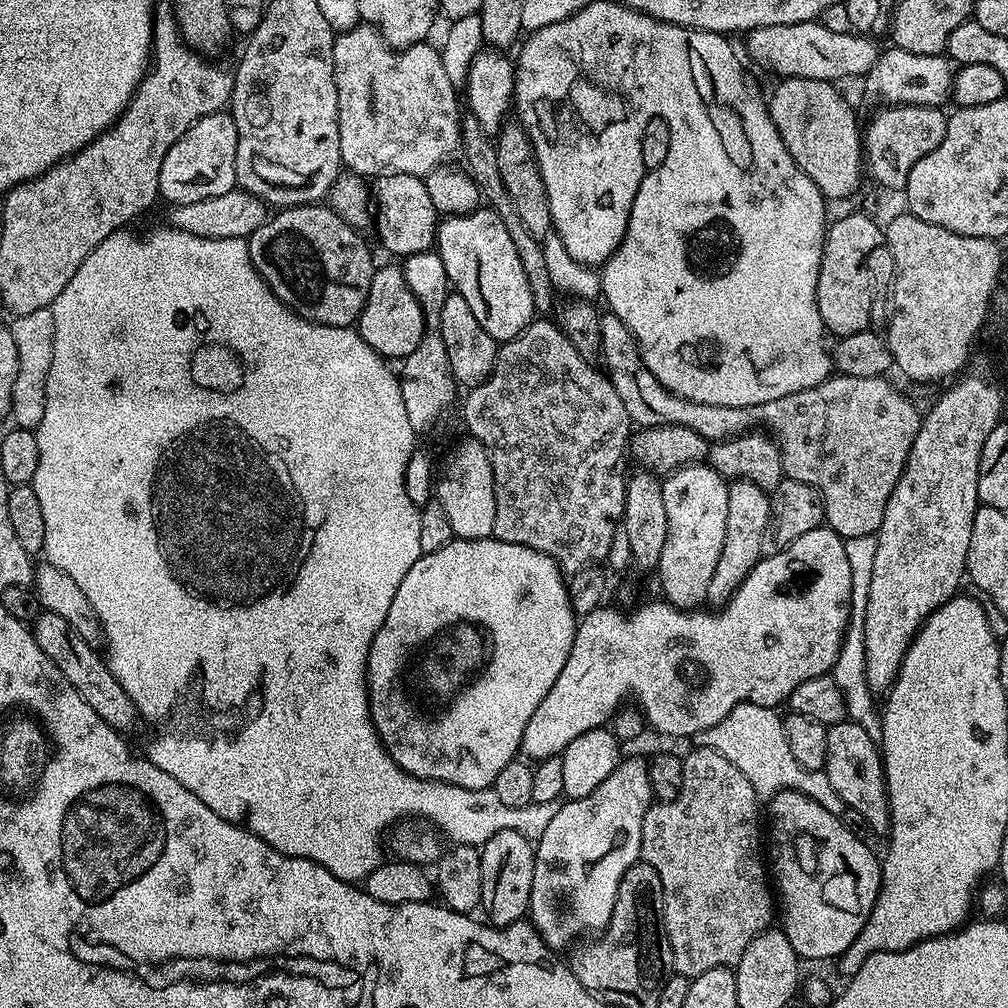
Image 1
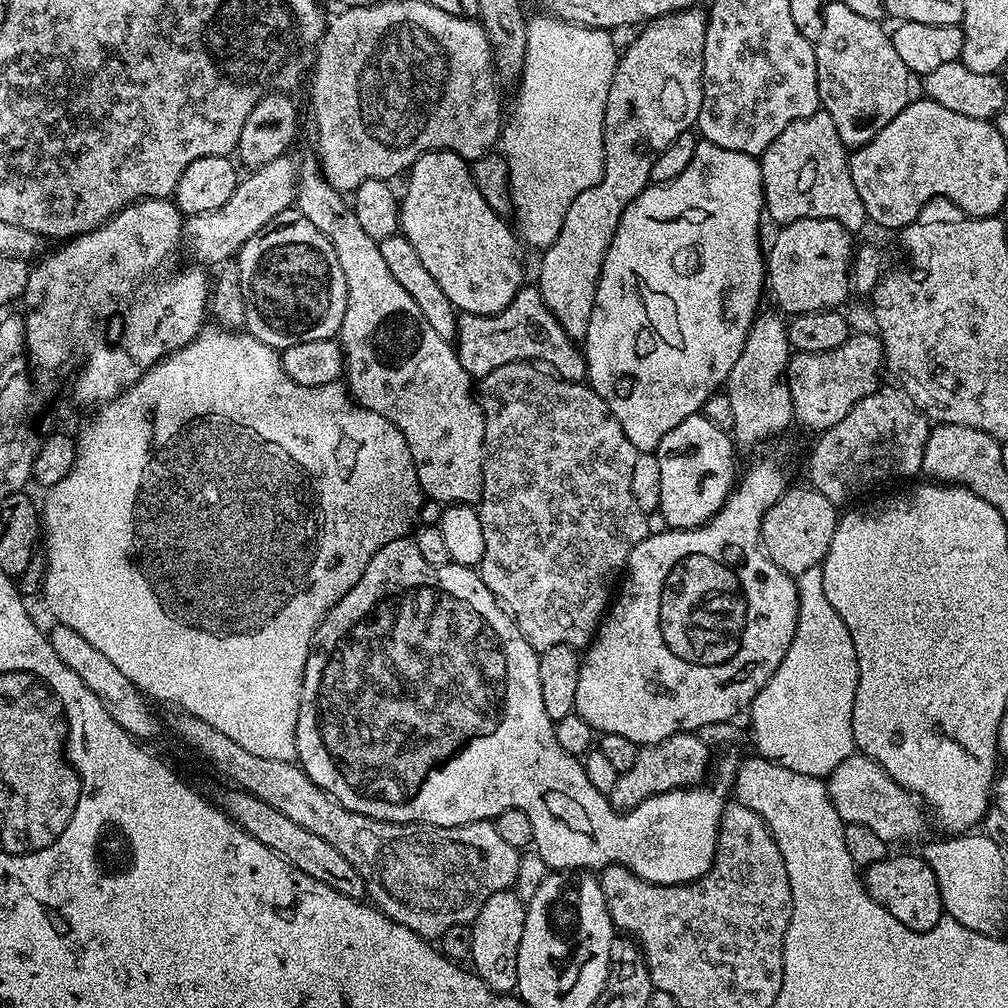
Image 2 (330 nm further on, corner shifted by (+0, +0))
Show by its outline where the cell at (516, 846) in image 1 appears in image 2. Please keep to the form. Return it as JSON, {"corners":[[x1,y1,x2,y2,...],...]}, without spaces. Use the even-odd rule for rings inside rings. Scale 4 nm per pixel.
{"corners":[[515,891,495,892,486,898,482,910,478,910,470,927,474,946,470,957,471,967,476,975,486,982,493,992,512,994,518,982,518,942,522,942,522,926,526,904]]}

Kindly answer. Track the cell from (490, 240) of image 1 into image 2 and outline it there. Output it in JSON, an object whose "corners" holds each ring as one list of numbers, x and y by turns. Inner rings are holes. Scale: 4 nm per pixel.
{"corners":[[427,152,412,163,412,167,406,173,406,179,408,179,408,185,405,186,404,192,402,188,402,199,400,200,400,232,408,239,410,246,414,246,418,258,422,258,422,266,426,266,426,270,430,270,434,282,438,282,438,286,442,286,442,294,446,294,446,298,450,298,452,305,460,312,489,316,506,310,506,306,510,306,510,302,514,302,514,298,526,284,526,280,524,280,524,256,520,253,522,244,514,231,513,225,505,217,496,214,478,192,478,186,475,185,475,180,472,177,469,161,453,152]]}

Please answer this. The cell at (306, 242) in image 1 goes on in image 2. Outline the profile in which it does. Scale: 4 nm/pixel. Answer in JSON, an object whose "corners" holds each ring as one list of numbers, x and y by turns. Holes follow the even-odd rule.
{"corners":[[294,206,282,210,282,214,278,214,270,222,266,222,266,226,262,226,262,230,258,230,258,234,254,234,254,238,250,238,242,245,238,253,238,263,240,266,242,302,246,302,244,328,248,335,255,340,261,340,263,344,268,344,277,350,283,350,298,342,330,340,339,333,342,318,346,314,346,278,342,275,342,266,338,266,338,254,334,254,334,246,330,246,330,242,322,234,322,230,318,230,318,226,314,226,314,222,310,222,310,218,303,216]]}

